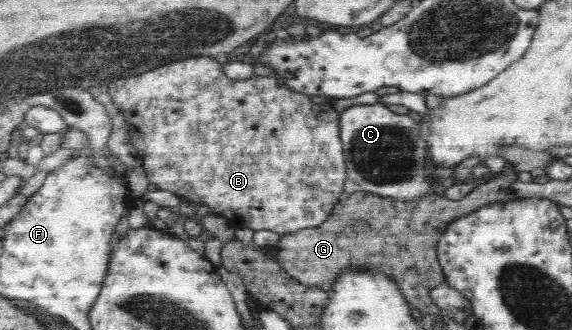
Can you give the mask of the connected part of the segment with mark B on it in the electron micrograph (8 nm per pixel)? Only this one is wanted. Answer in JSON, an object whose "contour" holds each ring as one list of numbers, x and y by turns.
{"contour":[[197,57,187,61,175,61,153,71,145,71,135,77,113,80,107,84,109,96,113,105,117,106,119,113,125,118,129,132,134,134,139,148,139,160,143,163,142,169,150,183,158,185,159,189,170,191,183,201,191,201,199,206,211,207,213,213,228,219,241,219,241,227,250,227,253,230,269,230,280,236,295,233,300,229,309,229,321,225,331,209,338,205,339,198,349,186,345,179,346,165,343,163,344,149,339,129,339,113,335,109,321,107,310,101,309,96,289,90,278,83,276,77,253,77,245,80,231,80,222,71,223,63,217,63,211,57]]}

